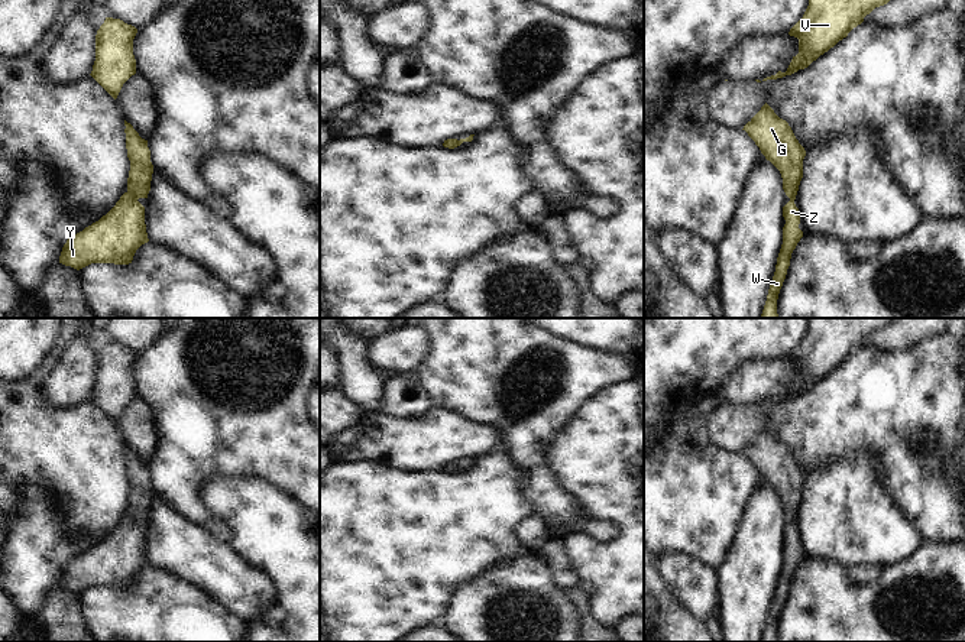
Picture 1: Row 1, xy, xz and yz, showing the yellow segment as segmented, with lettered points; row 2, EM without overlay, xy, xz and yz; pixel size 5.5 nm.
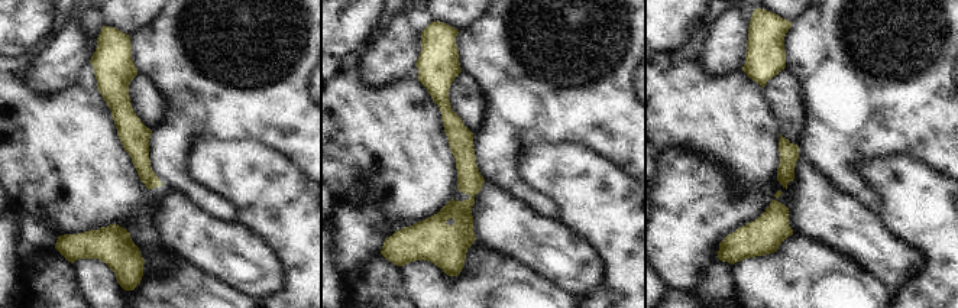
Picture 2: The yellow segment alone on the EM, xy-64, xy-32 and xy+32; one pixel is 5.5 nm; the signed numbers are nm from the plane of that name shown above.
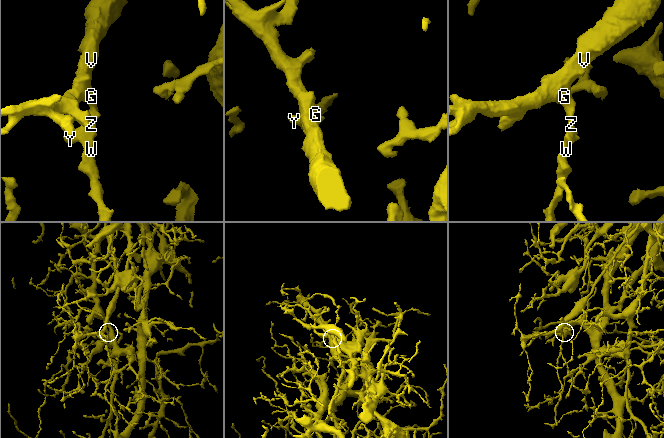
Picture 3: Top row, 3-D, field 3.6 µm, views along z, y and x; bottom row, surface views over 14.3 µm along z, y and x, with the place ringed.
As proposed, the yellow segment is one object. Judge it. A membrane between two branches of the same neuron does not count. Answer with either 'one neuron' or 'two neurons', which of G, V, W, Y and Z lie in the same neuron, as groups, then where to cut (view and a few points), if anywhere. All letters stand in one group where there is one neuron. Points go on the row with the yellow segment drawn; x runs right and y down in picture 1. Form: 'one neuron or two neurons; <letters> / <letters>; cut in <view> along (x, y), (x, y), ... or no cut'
one neuron; G V W Y Z; no cut

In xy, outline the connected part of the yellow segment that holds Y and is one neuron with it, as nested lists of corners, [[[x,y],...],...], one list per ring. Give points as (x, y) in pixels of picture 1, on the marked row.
[[[124,120],[124,126],[130,160],[127,191],[106,215],[67,240],[59,256],[65,266],[80,270],[91,263],[129,265],[136,250],[149,241],[145,207],[137,200],[148,198],[150,191],[150,150],[130,123]]]

